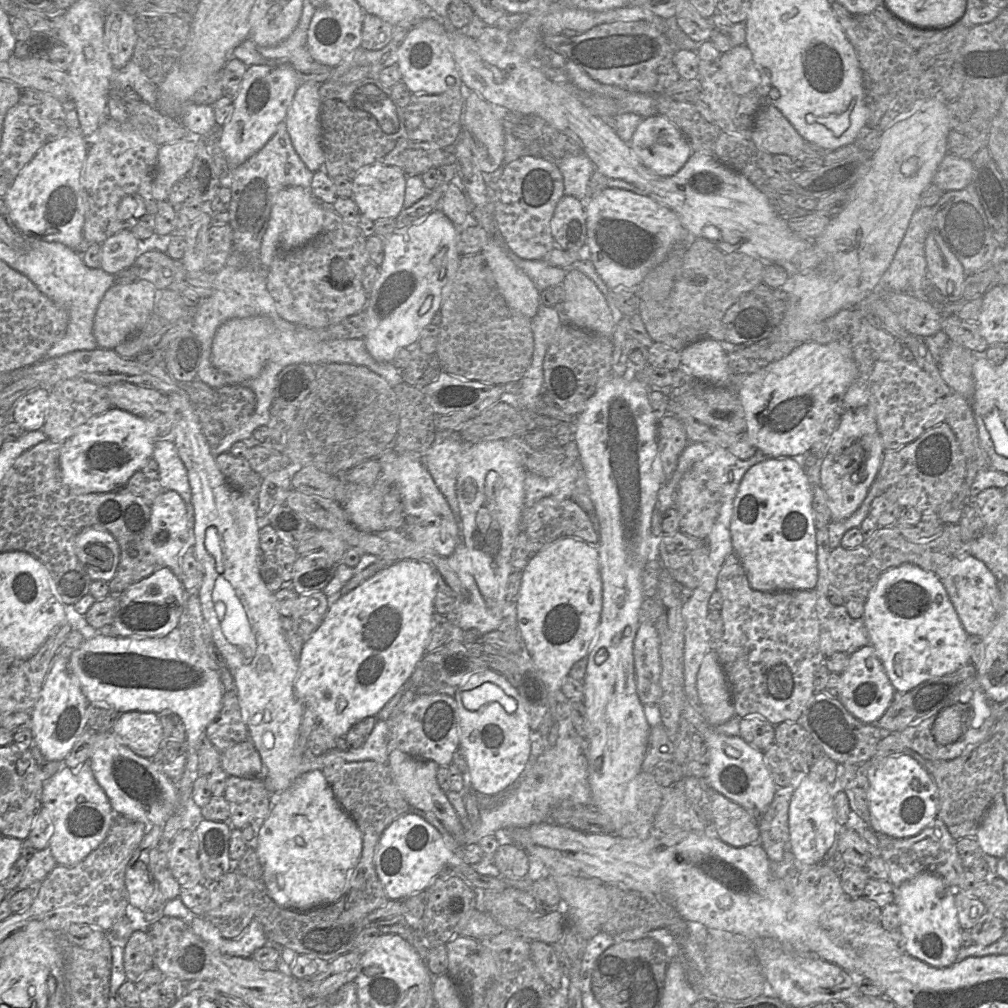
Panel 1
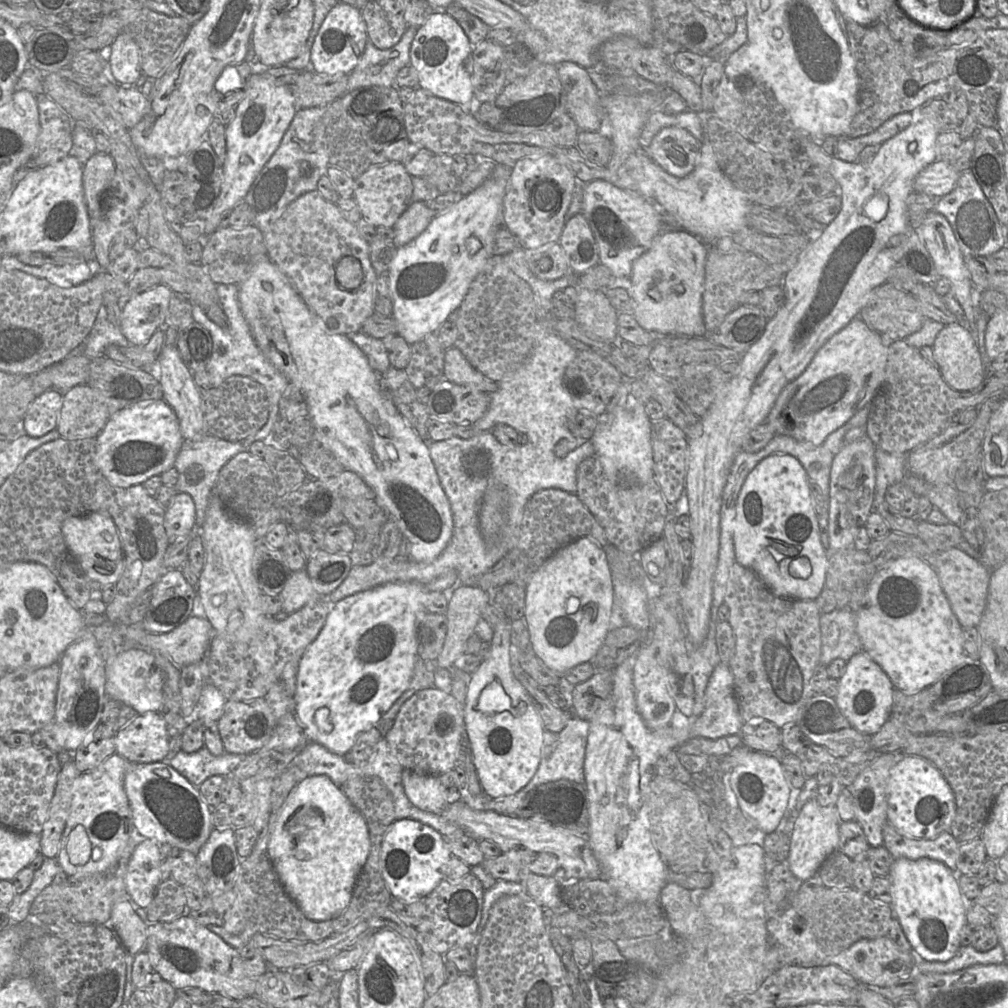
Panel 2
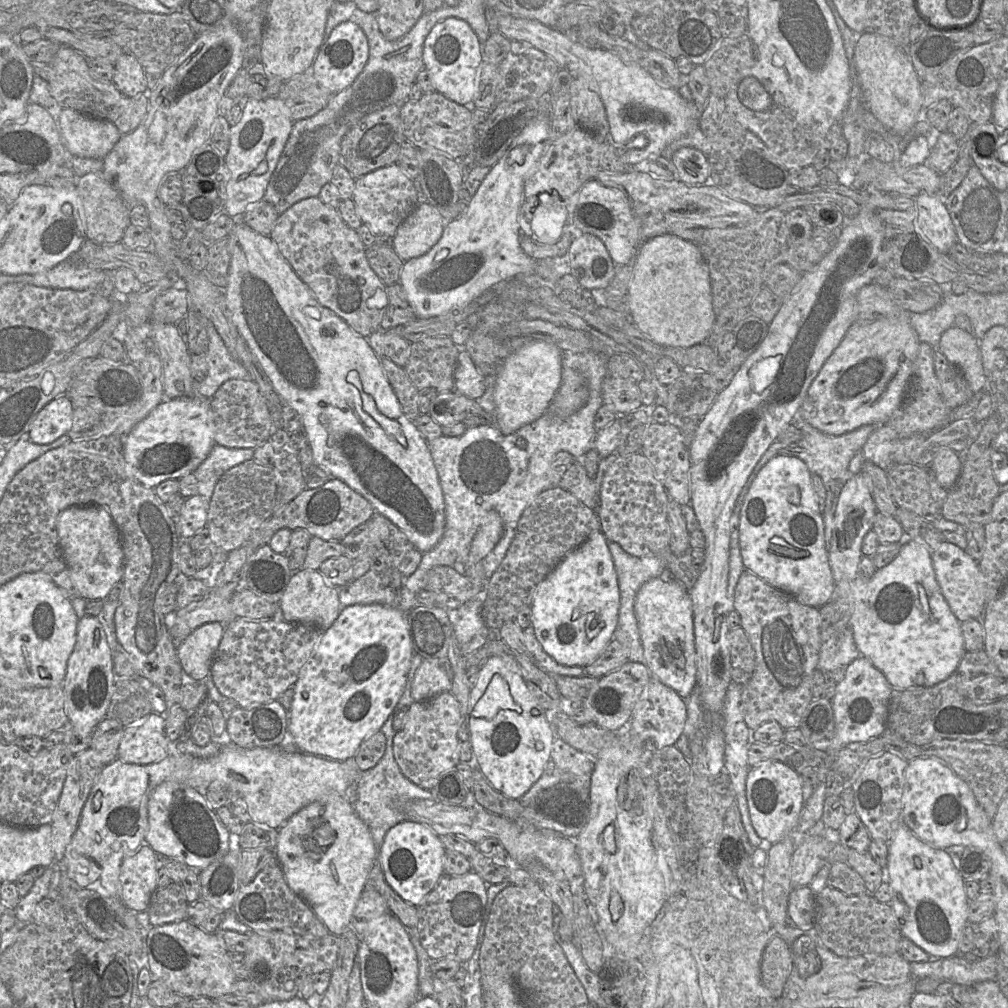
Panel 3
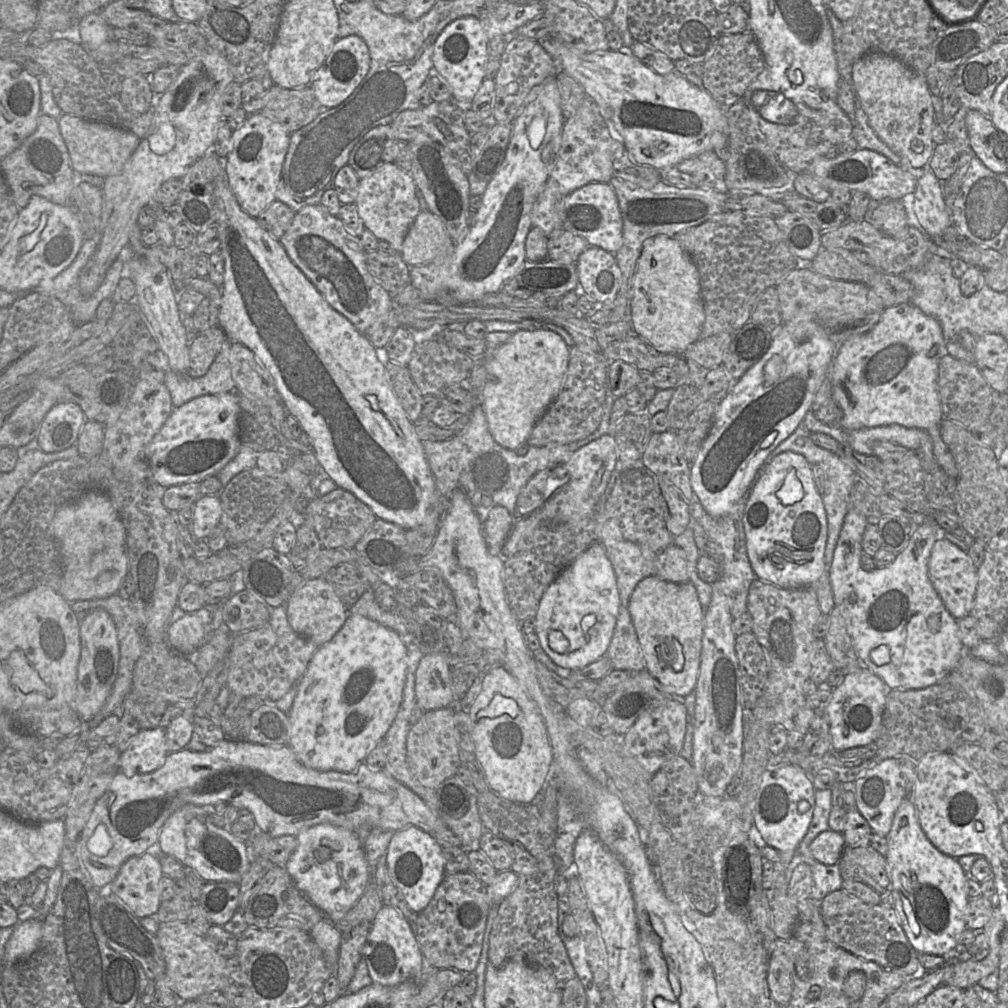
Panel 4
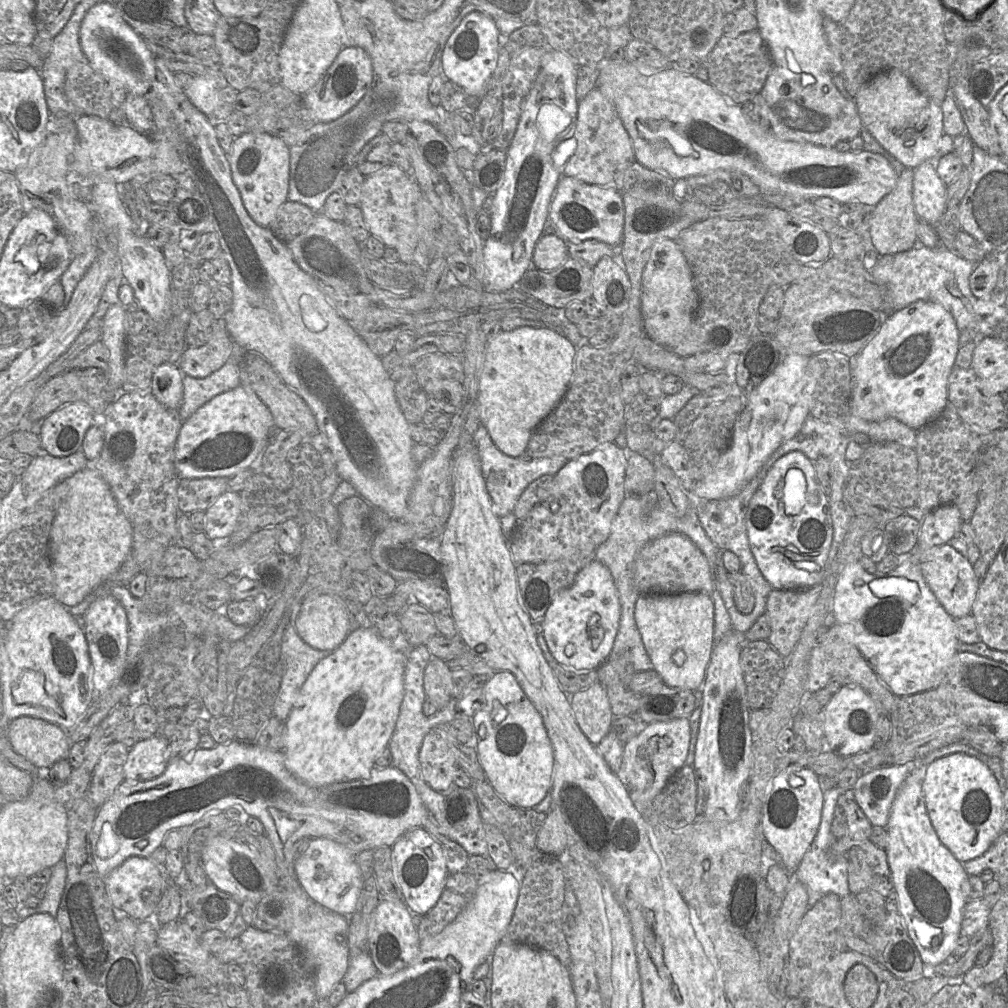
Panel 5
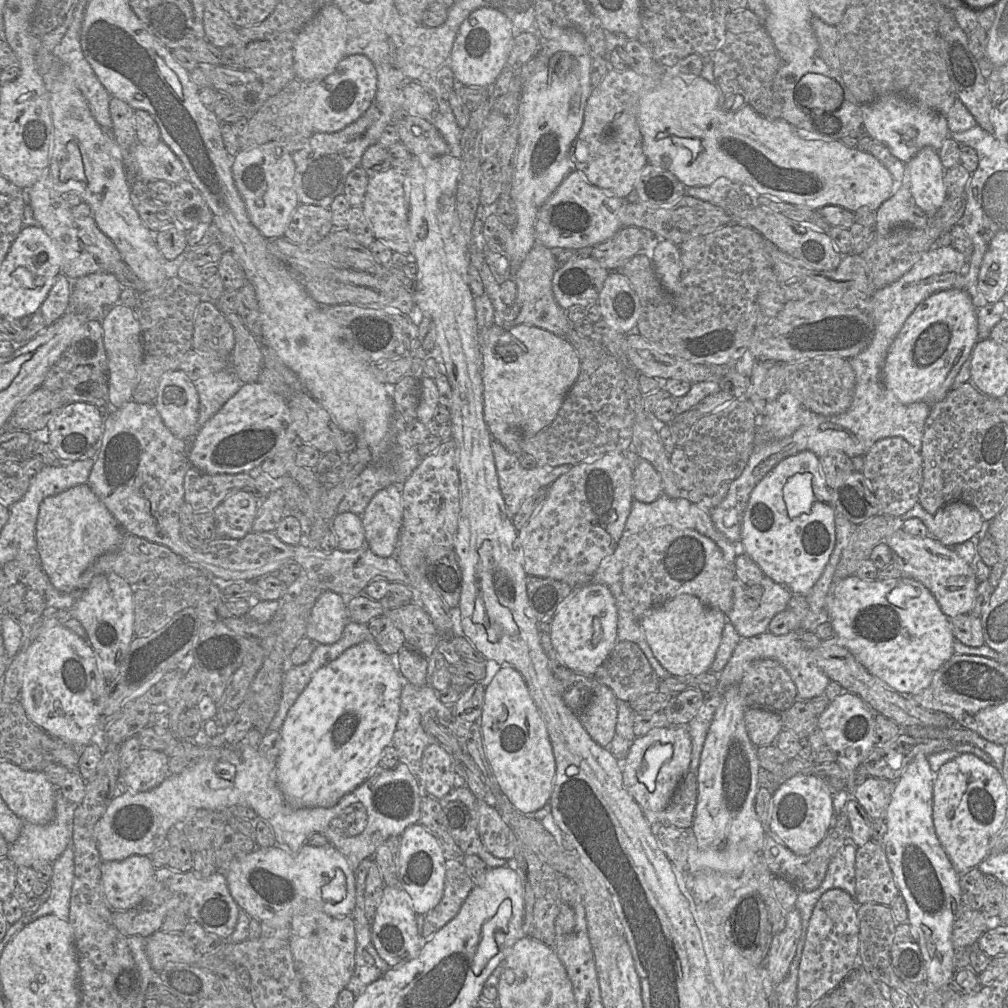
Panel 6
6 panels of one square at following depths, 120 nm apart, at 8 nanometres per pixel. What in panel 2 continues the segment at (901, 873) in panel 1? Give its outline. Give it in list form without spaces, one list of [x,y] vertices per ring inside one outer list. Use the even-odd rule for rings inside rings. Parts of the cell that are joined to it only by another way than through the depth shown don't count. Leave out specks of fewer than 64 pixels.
[[[886,823],[883,829],[883,845],[893,859],[929,858],[942,862],[957,873],[960,843],[949,832],[942,832],[934,839],[915,839],[900,835],[889,823]]]

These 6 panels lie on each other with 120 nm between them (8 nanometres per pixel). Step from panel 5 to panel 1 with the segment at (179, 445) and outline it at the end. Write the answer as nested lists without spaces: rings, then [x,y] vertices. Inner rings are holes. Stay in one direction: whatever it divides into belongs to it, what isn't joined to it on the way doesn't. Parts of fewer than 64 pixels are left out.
[[[112,407],[92,418],[75,435],[62,443],[59,458],[62,481],[76,492],[106,493],[123,488],[130,477],[152,458],[157,439],[156,426],[140,416]]]

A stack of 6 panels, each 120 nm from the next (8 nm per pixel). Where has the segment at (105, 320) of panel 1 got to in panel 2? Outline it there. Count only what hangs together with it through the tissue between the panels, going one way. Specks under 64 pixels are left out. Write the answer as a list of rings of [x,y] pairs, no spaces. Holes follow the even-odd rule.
[[[160,283],[128,296],[120,311],[119,326],[130,344],[145,344],[164,325],[172,294],[169,287]]]

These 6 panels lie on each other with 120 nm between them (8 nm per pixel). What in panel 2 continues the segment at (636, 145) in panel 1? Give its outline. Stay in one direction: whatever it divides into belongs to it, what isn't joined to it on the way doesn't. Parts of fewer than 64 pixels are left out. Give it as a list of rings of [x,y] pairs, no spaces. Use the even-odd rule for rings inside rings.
[[[662,128],[647,148],[647,155],[672,176],[683,178],[695,169],[700,143],[686,129]]]

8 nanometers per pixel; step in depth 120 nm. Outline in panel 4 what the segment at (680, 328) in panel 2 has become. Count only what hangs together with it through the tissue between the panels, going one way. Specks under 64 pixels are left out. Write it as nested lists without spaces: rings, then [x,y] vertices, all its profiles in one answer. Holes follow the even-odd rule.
[[[657,235],[641,251],[633,279],[633,333],[661,352],[685,352],[700,336],[705,321],[698,269],[676,237]]]

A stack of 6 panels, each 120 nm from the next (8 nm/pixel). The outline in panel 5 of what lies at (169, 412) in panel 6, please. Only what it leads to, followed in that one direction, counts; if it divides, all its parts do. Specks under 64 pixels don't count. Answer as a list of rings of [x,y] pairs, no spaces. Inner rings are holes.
[[[161,364],[153,373],[149,392],[165,407],[178,410],[184,394],[183,376],[177,364]]]

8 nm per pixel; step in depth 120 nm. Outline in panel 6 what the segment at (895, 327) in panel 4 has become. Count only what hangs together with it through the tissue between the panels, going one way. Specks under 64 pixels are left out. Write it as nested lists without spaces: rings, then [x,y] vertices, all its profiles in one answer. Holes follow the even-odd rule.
[[[959,289],[936,292],[921,302],[907,318],[888,350],[881,373],[885,387],[903,404],[926,402],[932,406],[943,400],[952,390],[960,367],[971,357],[979,341],[977,311],[970,295]]]

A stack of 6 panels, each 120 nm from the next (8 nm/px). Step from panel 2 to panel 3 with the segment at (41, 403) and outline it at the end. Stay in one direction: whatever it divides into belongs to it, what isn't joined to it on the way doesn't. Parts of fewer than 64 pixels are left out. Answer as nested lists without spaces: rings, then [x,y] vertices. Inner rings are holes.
[[[67,395],[50,401],[36,416],[29,437],[36,444],[50,444],[68,433],[73,422],[73,403]]]

